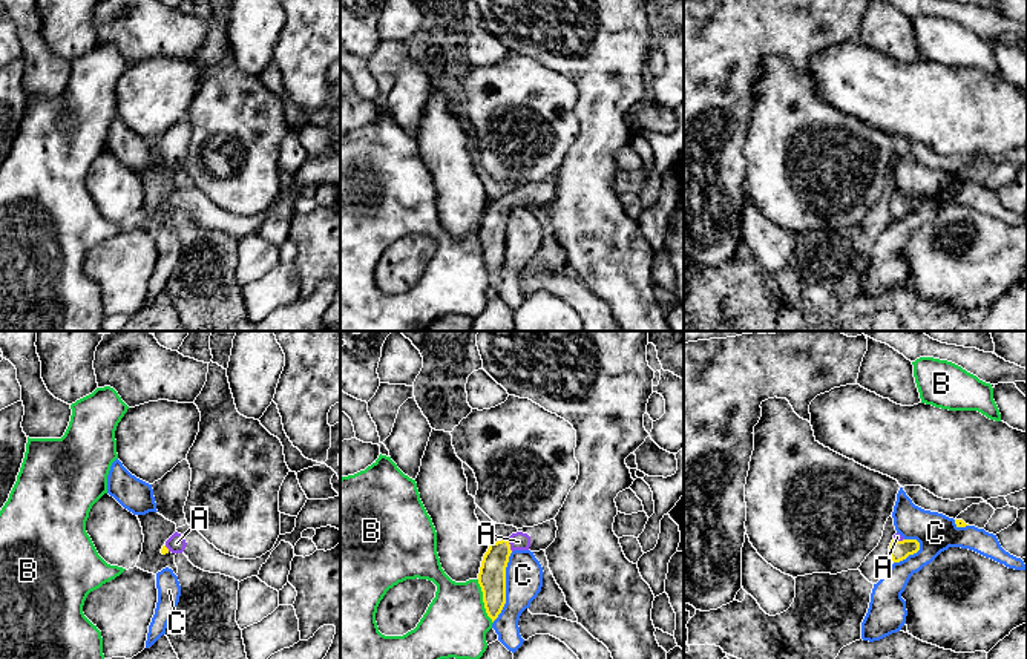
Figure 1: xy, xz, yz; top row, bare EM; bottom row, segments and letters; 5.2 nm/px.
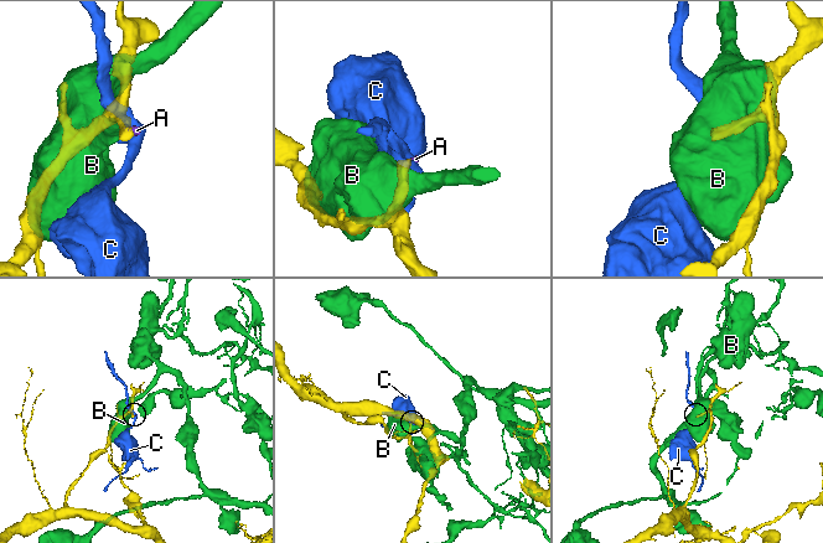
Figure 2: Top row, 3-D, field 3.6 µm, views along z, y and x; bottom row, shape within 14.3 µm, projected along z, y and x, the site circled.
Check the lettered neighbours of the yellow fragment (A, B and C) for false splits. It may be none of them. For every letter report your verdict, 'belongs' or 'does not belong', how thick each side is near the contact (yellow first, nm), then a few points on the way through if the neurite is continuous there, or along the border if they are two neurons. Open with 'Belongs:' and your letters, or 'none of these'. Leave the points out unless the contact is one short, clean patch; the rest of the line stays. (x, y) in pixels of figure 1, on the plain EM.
Belongs: A
A: belongs; 140 nm thick on the yellow side, 100 nm on the other; runs through xz (492, 230), (495, 215), (509, 201), (518, 198)
B: does not belong; 140 nm thick on the yellow side, 340 nm on the other
C: does not belong; 140 nm thick on the yellow side, 190 nm on the other; border along xz (512, 209), (506, 224), (506, 259), (492, 278)

